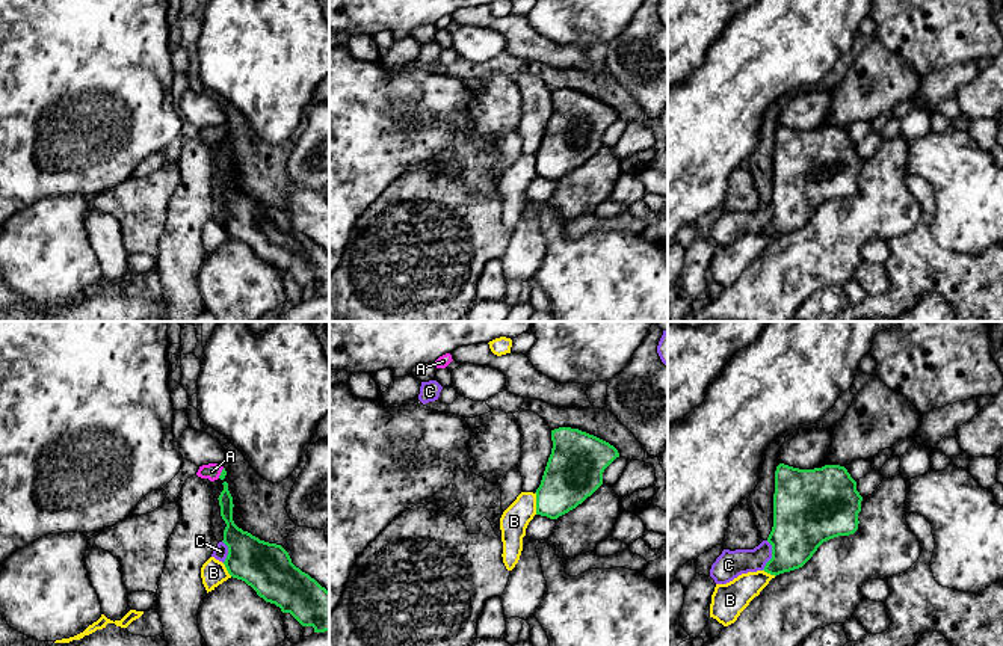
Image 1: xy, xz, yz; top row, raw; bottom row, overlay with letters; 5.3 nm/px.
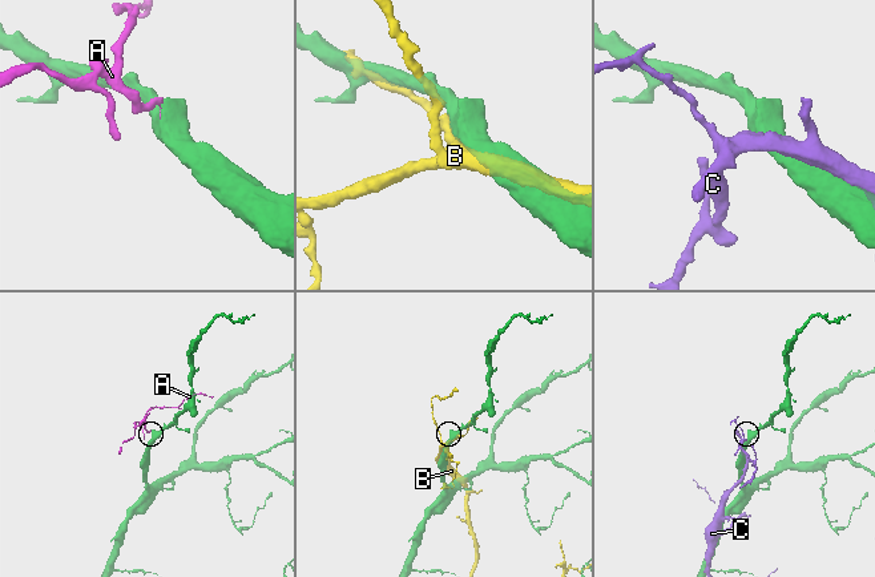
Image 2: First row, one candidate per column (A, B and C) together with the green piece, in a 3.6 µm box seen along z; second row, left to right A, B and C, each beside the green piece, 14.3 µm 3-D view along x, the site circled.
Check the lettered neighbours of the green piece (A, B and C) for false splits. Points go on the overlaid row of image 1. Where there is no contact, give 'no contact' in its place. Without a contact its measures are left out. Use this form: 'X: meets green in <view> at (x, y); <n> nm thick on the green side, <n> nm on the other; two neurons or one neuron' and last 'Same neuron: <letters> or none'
A: meets green in xy at (221, 473); 30 nm thick on the green side, 90 nm on the other; one neuron
B: meets green in xz at (536, 503); 300 nm thick on the green side, 150 nm on the other; two neurons
C: meets green in yz at (772, 556); 320 nm thick on the green side, 150 nm on the other; two neurons
Same neuron: A

